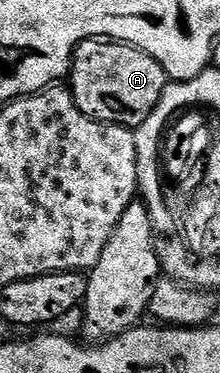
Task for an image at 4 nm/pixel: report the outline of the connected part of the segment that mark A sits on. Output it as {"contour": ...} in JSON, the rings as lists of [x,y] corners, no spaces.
{"contour":[[[95,39],[79,45],[68,74],[68,88],[84,115],[94,121],[123,125],[132,130],[142,125],[148,115],[152,115],[167,84],[164,67],[160,67],[152,55],[134,45],[109,39]]]}

